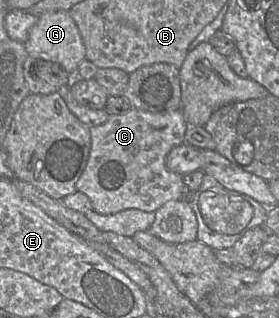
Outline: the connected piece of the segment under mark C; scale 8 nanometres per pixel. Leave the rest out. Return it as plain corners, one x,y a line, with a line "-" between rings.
132,107
124,114
110,115
108,120
104,124
90,127
91,138
90,153
86,167
76,183
77,191
85,194
91,200
93,209
97,213
102,215
112,215
127,209
139,209
145,212
155,212
157,209
159,209
168,201
182,199
186,192
186,186
184,183
183,176
172,171
169,171
166,168
166,156
174,147
179,146
185,142
184,137
187,126
188,124
186,123
180,109
170,112
153,113

